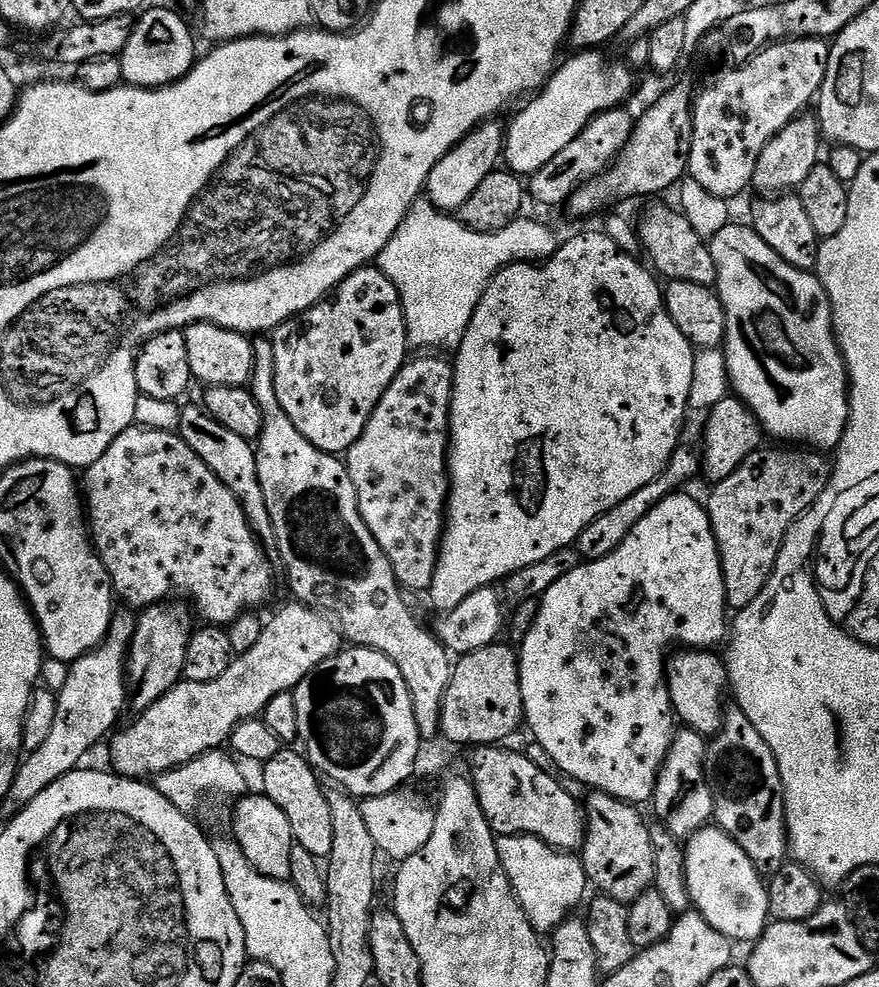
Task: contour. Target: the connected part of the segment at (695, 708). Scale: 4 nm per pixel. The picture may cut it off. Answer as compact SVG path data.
M676 650L667 657L664 665L664 677L675 719L683 727L693 728L705 738L715 736L723 724L726 711L724 692L726 696L730 688L728 665L721 657L719 660L716 654L712 650Z

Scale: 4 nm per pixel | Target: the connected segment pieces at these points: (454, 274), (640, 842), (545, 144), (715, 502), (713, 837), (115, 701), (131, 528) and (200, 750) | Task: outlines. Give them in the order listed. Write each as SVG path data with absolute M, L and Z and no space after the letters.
M421 198L413 202L394 238L380 251L378 267L398 290L409 345L448 354L459 348L486 286L506 265L549 260L561 243L546 225L527 218L510 222L506 230L475 232Z
M593 791L588 801L583 801L584 809L584 847L582 863L588 876L588 883L602 896L614 898L616 902L633 904L647 888L653 887L654 846L650 846L650 824L640 817L641 809L635 804L614 798L605 792Z
M580 50L572 54L576 56L570 57L565 64L563 61L549 76L547 84L513 118L512 125L507 125L502 157L507 171L521 178L531 178L546 166L546 162L554 159L554 154L566 150L598 114L625 103L624 99L632 92L633 69L627 63L607 60L602 53L600 50Z
M816 450L750 454L706 499L708 517L720 555L729 609L750 606L766 586L792 523L818 502L832 476L827 455Z
M714 824L700 828L685 845L687 885L693 907L714 930L729 940L755 943L767 928L769 894L763 875L746 852Z
M123 611L113 615L108 637L93 652L87 652L67 665L68 677L64 685L58 688L56 697L58 715L54 717L54 727L38 750L27 753L19 761L14 782L2 802L5 817L17 816L23 808L30 806L30 802L34 802L34 798L38 798L38 794L42 794L42 790L46 790L46 786L58 782L58 778L68 772L77 771L81 767L80 759L104 735L107 737L117 727L116 719L120 711L125 711L128 698L128 646L136 633L137 622L137 617L131 611Z
M133 426L118 434L118 438L114 438L106 454L102 454L102 458L98 458L98 462L91 464L83 473L82 496L86 501L86 523L90 529L92 546L99 554L102 566L106 566L110 574L115 599L125 600L129 604L125 604L129 609L143 610L155 604L171 601L173 598L183 598L190 602L195 615L199 619L200 616L204 619L201 621L205 625L229 626L249 610L260 610L260 607L271 598L272 564L268 561L269 553L262 547L255 532L249 526L238 498L234 498L234 494L226 490L226 486L217 478L214 470L210 470L210 466L206 466L206 462L202 462L202 458L198 458L198 454L194 454L194 450L190 450L190 446L186 446L184 439L175 431L163 432L154 430L151 426Z
M291 603L263 625L254 648L237 655L222 678L214 682L183 679L154 706L139 713L129 728L121 727L111 737L115 775L155 778L190 763L195 756L223 749L231 741L233 730L242 722L257 719L270 698L292 692L316 667L341 651L341 633L325 613Z

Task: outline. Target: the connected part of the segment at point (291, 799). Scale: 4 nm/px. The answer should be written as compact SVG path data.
M282 750L263 765L262 792L272 799L282 814L286 814L294 843L302 846L302 850L310 850L310 854L318 858L326 858L334 846L334 826L330 823L328 794L316 769L309 764L308 757L299 751L292 751L296 750Z

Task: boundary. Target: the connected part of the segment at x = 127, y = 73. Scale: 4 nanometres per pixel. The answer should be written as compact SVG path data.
M152 8L149 12L139 13L130 42L126 42L118 57L124 75L123 83L133 88L154 89L176 84L198 59L194 32L193 36L187 22L168 8Z

